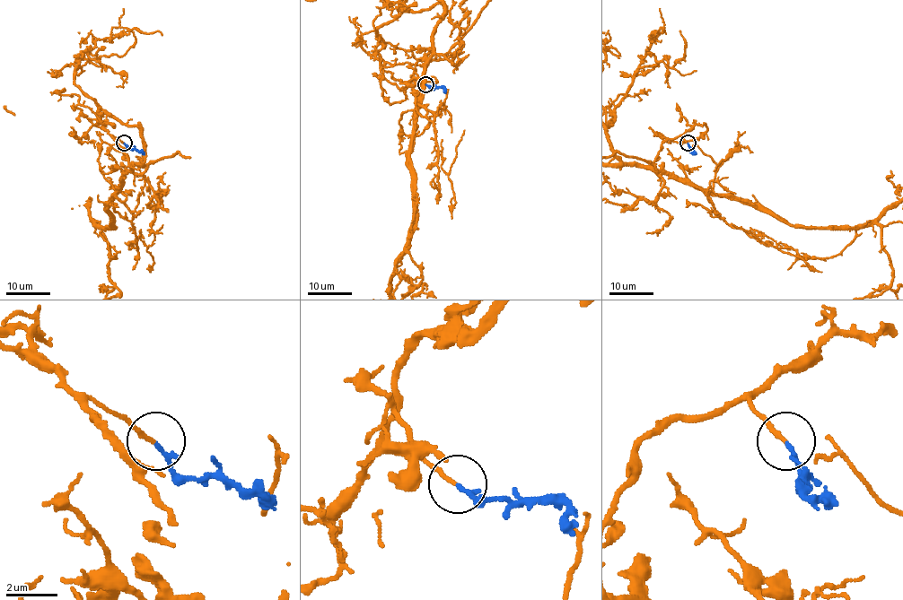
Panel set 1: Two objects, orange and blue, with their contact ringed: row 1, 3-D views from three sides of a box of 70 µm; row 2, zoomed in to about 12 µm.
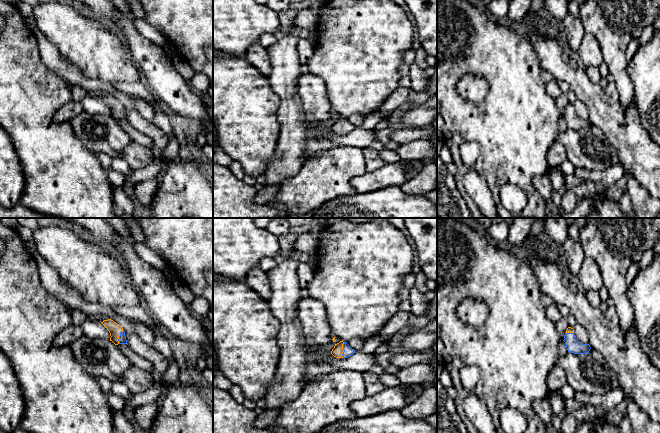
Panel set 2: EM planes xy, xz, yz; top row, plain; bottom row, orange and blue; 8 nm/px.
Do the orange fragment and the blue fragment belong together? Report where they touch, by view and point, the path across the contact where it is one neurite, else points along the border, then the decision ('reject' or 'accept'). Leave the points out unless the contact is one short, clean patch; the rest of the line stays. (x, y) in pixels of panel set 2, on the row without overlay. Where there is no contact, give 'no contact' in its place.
meets orange in xz at (343, 126); runs through xz (337, 127), (343, 126), (348, 127); accept

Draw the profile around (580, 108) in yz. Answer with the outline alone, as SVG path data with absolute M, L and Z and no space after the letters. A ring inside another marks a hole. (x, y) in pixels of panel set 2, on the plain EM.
M577 99L573 105L574 105L574 111L580 119L589 120L589 110L581 100Z

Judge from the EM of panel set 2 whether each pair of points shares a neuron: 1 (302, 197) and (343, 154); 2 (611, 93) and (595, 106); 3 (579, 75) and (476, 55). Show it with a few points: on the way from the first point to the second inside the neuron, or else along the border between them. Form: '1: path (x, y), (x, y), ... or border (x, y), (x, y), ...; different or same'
1: path (313, 186), (331, 168), (332, 163); same
2: border (604, 90), (610, 102), (617, 102); different
3: border (532, 46), (542, 70); different

